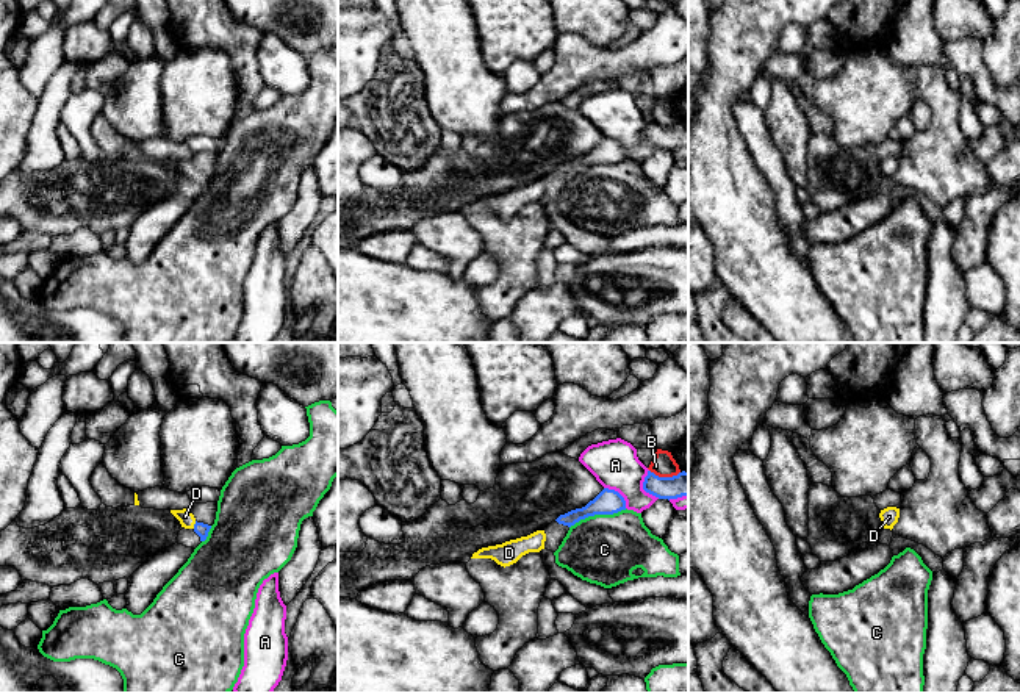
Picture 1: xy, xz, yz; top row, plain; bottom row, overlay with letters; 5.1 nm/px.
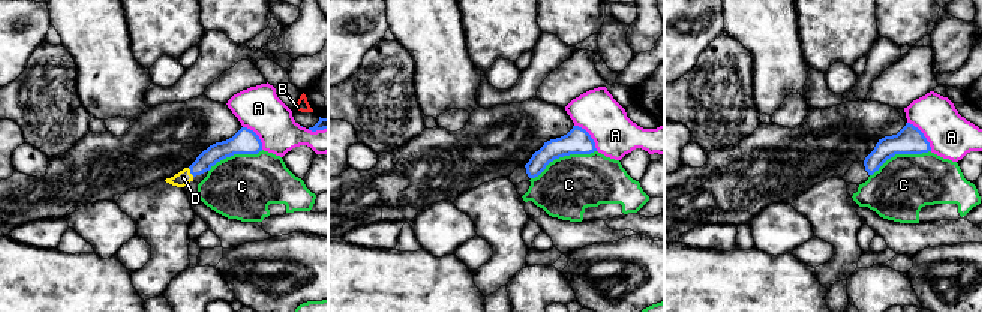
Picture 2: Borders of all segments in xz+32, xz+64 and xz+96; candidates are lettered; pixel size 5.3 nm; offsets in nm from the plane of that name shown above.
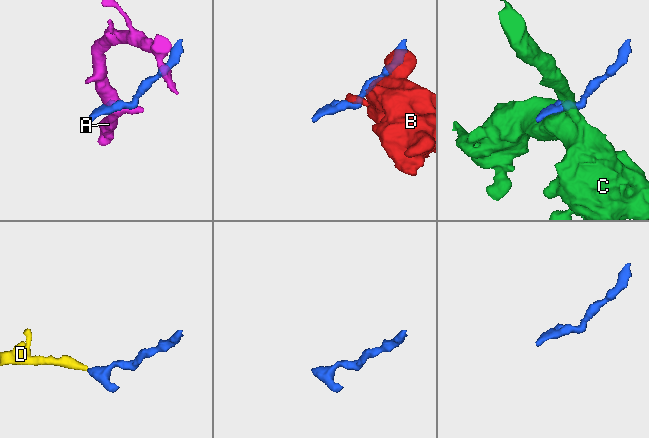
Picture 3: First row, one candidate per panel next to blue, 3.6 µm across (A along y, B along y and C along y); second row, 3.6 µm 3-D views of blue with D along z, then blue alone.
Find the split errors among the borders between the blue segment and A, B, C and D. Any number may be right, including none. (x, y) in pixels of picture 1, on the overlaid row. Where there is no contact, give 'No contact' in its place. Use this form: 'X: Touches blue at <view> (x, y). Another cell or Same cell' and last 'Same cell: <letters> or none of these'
A: Touches blue at xz (643, 487). Another cell
B: Touches blue at xz (665, 477). Another cell
C: Touches blue at xz (598, 513). Another cell
D: Touches blue at xy (194, 524). Same cell
Same cell: D

